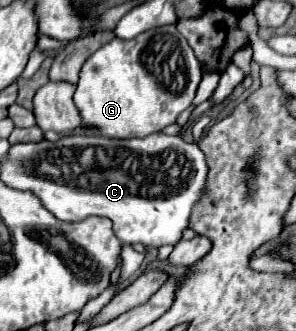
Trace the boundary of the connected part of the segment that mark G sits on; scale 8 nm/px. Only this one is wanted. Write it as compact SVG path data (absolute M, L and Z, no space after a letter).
M176 25L140 33L132 41L112 39L80 71L74 93L74 103L82 117L80 125L108 139L132 139L158 133L176 123L178 115L192 105L200 77L200 63Z

